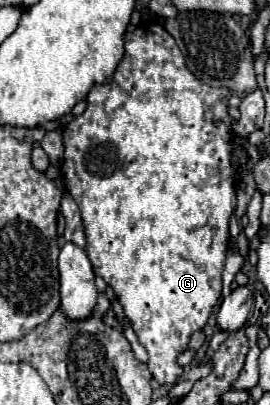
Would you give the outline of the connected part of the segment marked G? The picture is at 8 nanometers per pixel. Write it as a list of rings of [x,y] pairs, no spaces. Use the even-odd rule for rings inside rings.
[[[147,22],[137,26],[135,32],[125,34],[125,56],[117,66],[117,72],[113,76],[113,82],[103,84],[103,86],[93,86],[89,96],[87,96],[87,110],[71,120],[65,130],[63,130],[63,144],[65,144],[65,158],[63,158],[63,178],[65,178],[65,188],[77,202],[81,216],[83,216],[83,226],[87,234],[87,256],[93,264],[93,270],[97,276],[101,276],[113,290],[115,296],[119,298],[125,316],[129,318],[141,346],[149,352],[147,366],[153,374],[153,378],[159,384],[177,384],[183,366],[177,362],[177,356],[187,350],[187,344],[191,340],[191,334],[195,330],[201,330],[215,304],[221,300],[221,272],[223,272],[223,262],[225,262],[225,250],[229,242],[229,218],[235,212],[237,206],[237,192],[235,192],[235,166],[231,162],[233,154],[233,118],[229,116],[229,96],[231,92],[227,88],[211,88],[203,82],[199,82],[185,66],[183,54],[175,46],[175,40],[171,34],[157,22]]]

